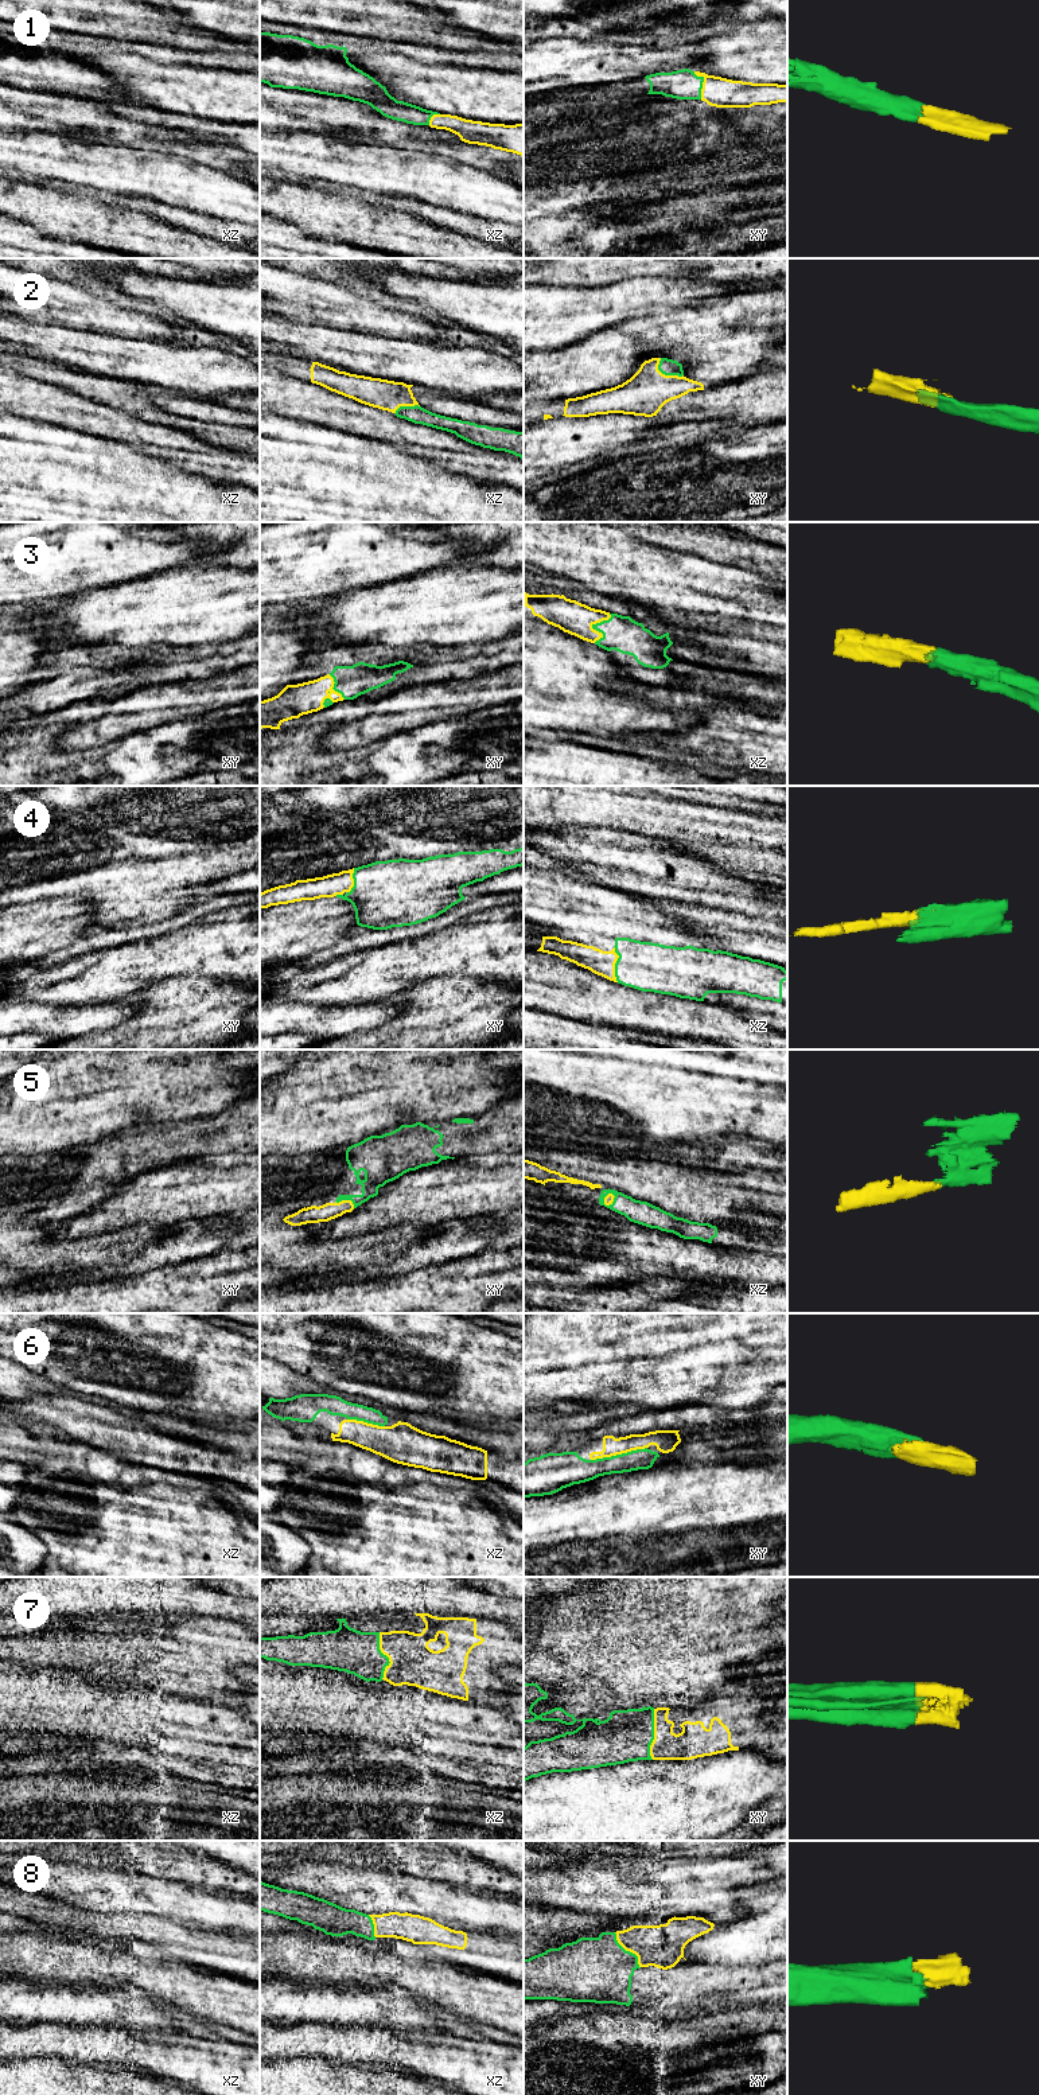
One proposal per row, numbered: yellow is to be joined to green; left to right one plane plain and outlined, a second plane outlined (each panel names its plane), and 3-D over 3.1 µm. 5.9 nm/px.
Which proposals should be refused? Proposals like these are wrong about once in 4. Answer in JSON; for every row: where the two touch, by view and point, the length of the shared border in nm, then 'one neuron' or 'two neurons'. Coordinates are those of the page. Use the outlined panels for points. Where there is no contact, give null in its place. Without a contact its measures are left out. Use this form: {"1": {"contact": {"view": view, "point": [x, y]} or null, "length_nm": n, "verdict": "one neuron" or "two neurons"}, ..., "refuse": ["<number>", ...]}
{"1": {"contact": {"view": "xy", "point": [701, 84]}, "length_nm": 180, "verdict": "one neuron"}, "2": {"contact": {"view": "xy", "point": [665, 374]}, "length_nm": 180, "verdict": "one neuron"}, "3": {"contact": {"view": "xz", "point": [592, 626]}, "length_nm": 200, "verdict": "one neuron"}, "4": {"contact": {"view": "xz", "point": [615, 964]}, "length_nm": 220, "verdict": "one neuron"}, "5": {"contact": {"view": "xy", "point": [346, 1199]}, "length_nm": 130, "verdict": "one neuron"}, "6": {"contact": {"view": "xy", "point": [618, 1455]}, "length_nm": 340, "verdict": "one neuron"}, "7": {"contact": {"view": "xy", "point": [653, 1735]}, "length_nm": 300, "verdict": "one neuron"}, "8": {"contact": {"view": "xy", "point": [629, 1951]}, "length_nm": 260, "verdict": "one neuron"}, "refuse": []}

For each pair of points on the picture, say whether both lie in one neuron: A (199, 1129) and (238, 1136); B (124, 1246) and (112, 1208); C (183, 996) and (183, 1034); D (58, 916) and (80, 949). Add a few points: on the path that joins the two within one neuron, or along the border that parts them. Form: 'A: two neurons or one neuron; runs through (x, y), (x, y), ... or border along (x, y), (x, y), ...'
A: one neuron; runs through (209, 1130), (229, 1130)
B: two neurons; border along (150, 1223), (92, 1237)
C: one neuron; runs through (183, 1005), (182, 1024)
D: two neurons; border along (93, 925), (74, 943)

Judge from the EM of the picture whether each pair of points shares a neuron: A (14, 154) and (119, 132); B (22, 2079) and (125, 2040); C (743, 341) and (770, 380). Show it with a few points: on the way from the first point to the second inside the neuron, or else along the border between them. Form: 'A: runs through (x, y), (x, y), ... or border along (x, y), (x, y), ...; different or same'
A: border along (113, 141), (121, 145), (141, 148); different
B: border along (42, 2055), (104, 2066); different
C: border along (763, 369), (750, 376); different

